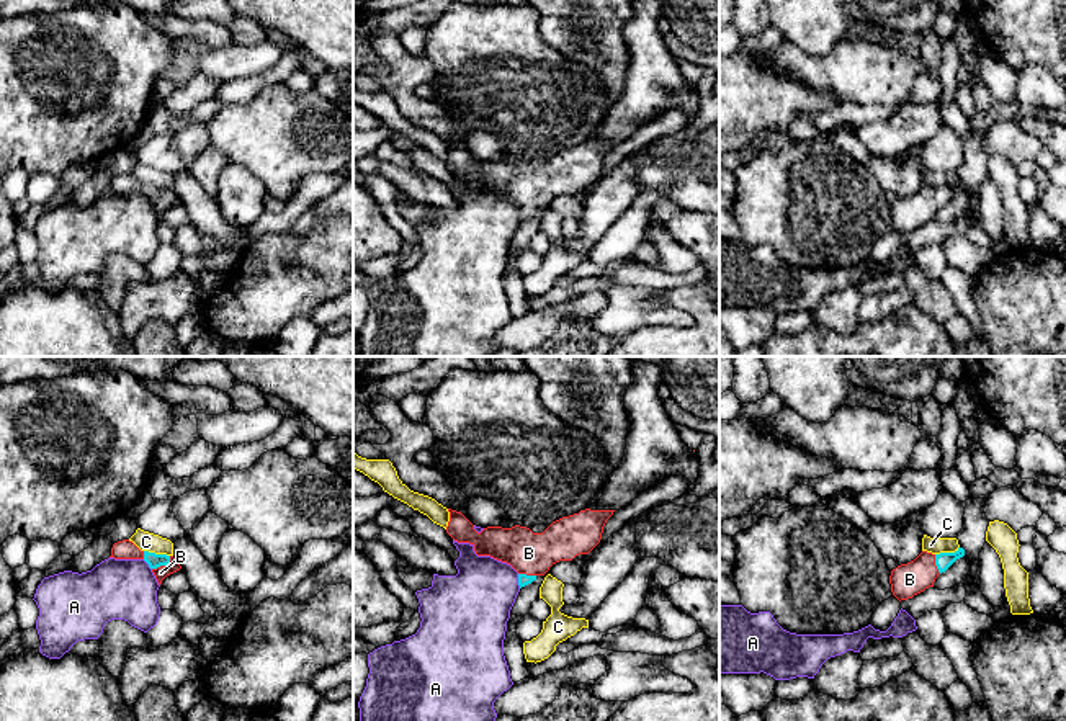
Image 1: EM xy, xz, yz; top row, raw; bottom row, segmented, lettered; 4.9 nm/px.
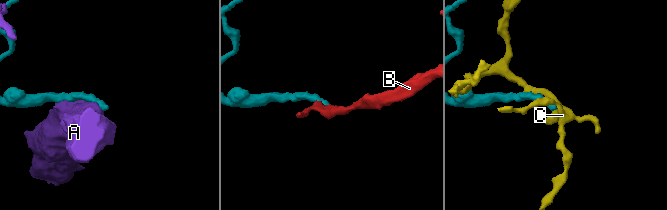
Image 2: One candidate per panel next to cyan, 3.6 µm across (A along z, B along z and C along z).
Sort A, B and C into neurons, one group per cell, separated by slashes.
A / B / C

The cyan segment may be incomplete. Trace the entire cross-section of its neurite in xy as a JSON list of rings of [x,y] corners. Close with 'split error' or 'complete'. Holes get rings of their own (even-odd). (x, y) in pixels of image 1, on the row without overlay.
[[[123,173],[123,175],[114,177],[111,181],[110,191],[114,191],[114,193],[144,193],[149,198],[149,201],[152,203],[159,219],[162,217],[162,214],[167,209],[181,203],[181,199],[178,198],[178,195],[173,190],[141,185],[129,173]]] | split error

